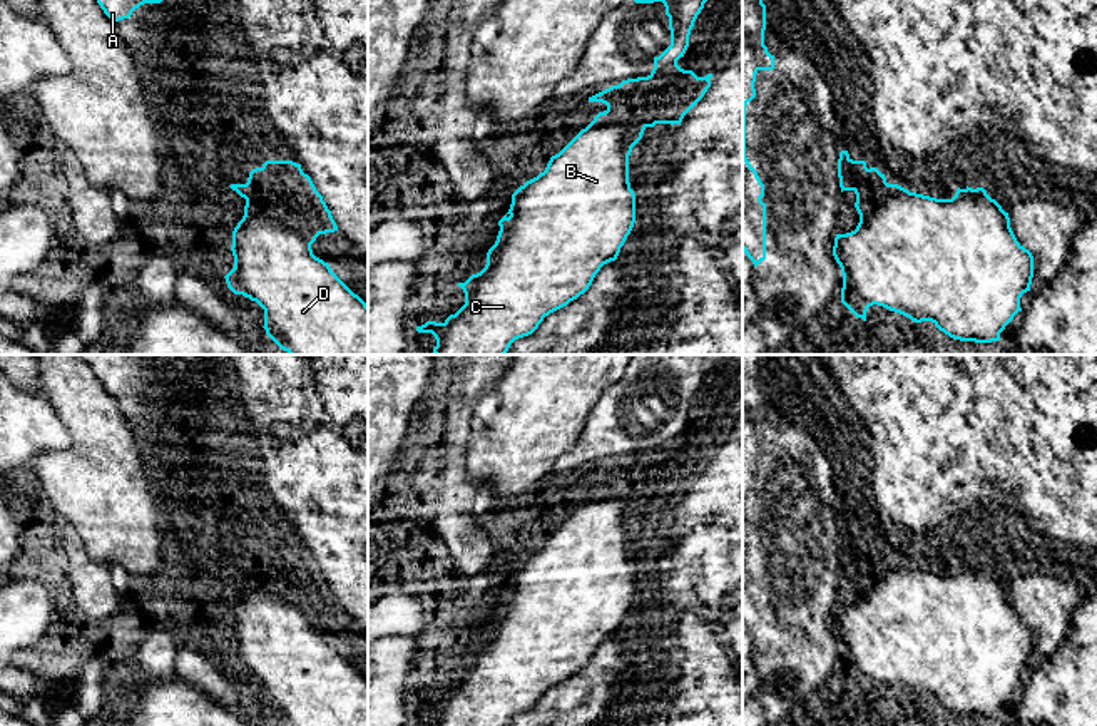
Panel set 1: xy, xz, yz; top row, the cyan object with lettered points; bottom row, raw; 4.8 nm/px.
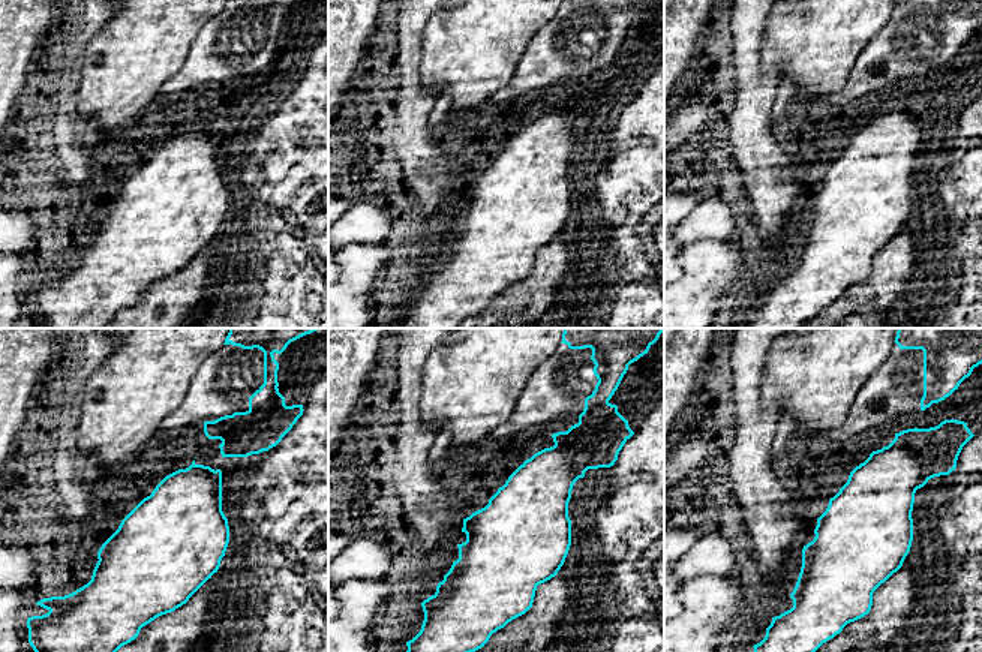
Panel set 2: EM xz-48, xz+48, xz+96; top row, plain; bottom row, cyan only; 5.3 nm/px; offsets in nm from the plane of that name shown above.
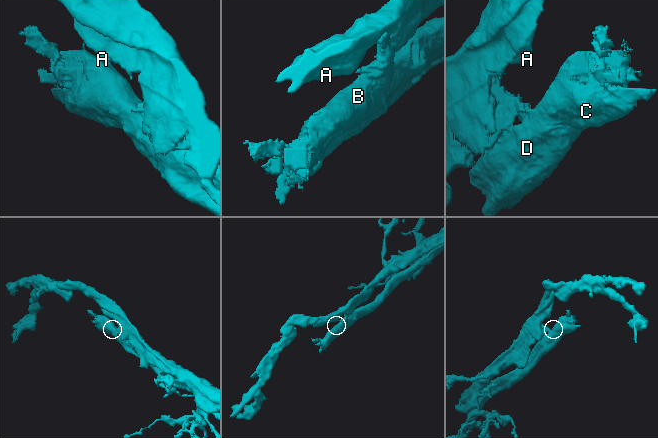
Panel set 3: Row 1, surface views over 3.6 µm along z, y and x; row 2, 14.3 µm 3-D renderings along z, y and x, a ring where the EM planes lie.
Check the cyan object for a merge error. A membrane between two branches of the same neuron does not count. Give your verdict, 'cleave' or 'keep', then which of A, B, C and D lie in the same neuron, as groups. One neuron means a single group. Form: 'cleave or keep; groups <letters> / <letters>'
cleave; groups A / B C D

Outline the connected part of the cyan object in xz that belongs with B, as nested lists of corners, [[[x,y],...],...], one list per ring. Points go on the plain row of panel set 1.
[[[677,435],[669,438],[657,448],[634,453],[634,492],[632,493],[614,490],[609,485],[599,487],[594,492],[594,495],[585,504],[582,504],[559,529],[550,532],[543,547],[540,547],[537,552],[520,560],[512,569],[512,579],[508,587],[498,596],[500,606],[495,619],[487,627],[485,642],[480,647],[472,649],[465,657],[457,659],[465,667],[465,679],[455,689],[450,689],[443,698],[426,696],[425,699],[416,701],[418,708],[431,708],[435,711],[436,721],[433,723],[433,726],[508,726],[510,719],[515,714],[532,709],[543,696],[545,691],[567,681],[570,676],[584,669],[592,659],[600,642],[617,634],[620,622],[624,621],[635,597],[635,569],[630,564],[630,557],[629,557],[629,530],[632,527],[632,522],[642,514],[642,509],[647,502],[654,502],[656,498],[681,500],[684,490],[704,472],[709,462],[711,462],[709,453],[691,452],[687,445],[677,440]]]

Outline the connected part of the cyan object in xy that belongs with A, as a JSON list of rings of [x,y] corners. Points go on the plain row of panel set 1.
[[[75,355],[85,361],[104,388],[119,396],[129,393],[135,383],[144,378],[161,378],[162,375],[174,375],[174,370],[182,368],[189,360],[184,355],[169,355],[162,363],[156,361],[152,355]]]

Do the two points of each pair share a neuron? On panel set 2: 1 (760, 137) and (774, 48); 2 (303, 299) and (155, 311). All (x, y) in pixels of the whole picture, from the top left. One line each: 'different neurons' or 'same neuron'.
1: different neurons
2: different neurons

